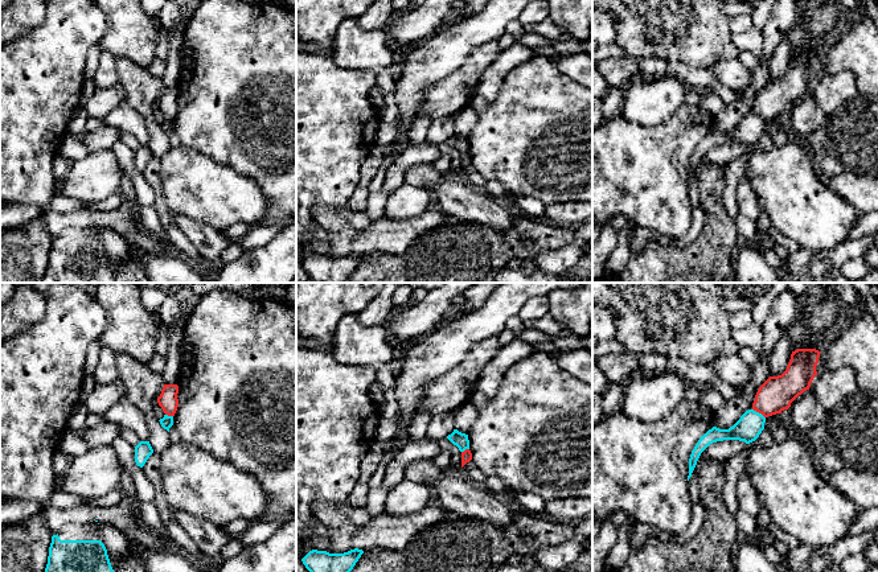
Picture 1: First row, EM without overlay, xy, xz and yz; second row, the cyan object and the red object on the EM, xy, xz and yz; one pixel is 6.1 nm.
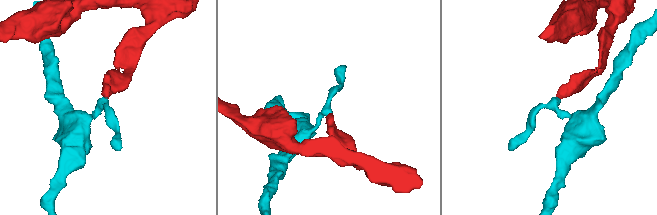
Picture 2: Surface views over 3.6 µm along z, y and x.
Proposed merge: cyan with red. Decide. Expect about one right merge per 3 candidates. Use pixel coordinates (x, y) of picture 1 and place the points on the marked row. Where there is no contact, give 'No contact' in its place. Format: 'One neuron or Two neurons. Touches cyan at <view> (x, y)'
Two neurons. Touches cyan at yz (758, 412)

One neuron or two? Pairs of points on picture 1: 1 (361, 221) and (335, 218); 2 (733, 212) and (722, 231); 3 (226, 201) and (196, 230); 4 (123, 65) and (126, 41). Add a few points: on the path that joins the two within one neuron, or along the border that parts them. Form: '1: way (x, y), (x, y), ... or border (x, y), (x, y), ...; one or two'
1: way (355, 219), (341, 218); one
2: border (723, 186), (723, 208), (733, 219); two
3: border (173, 213), (210, 225), (222, 233); two
4: border (117, 58), (127, 58), (147, 69); two

